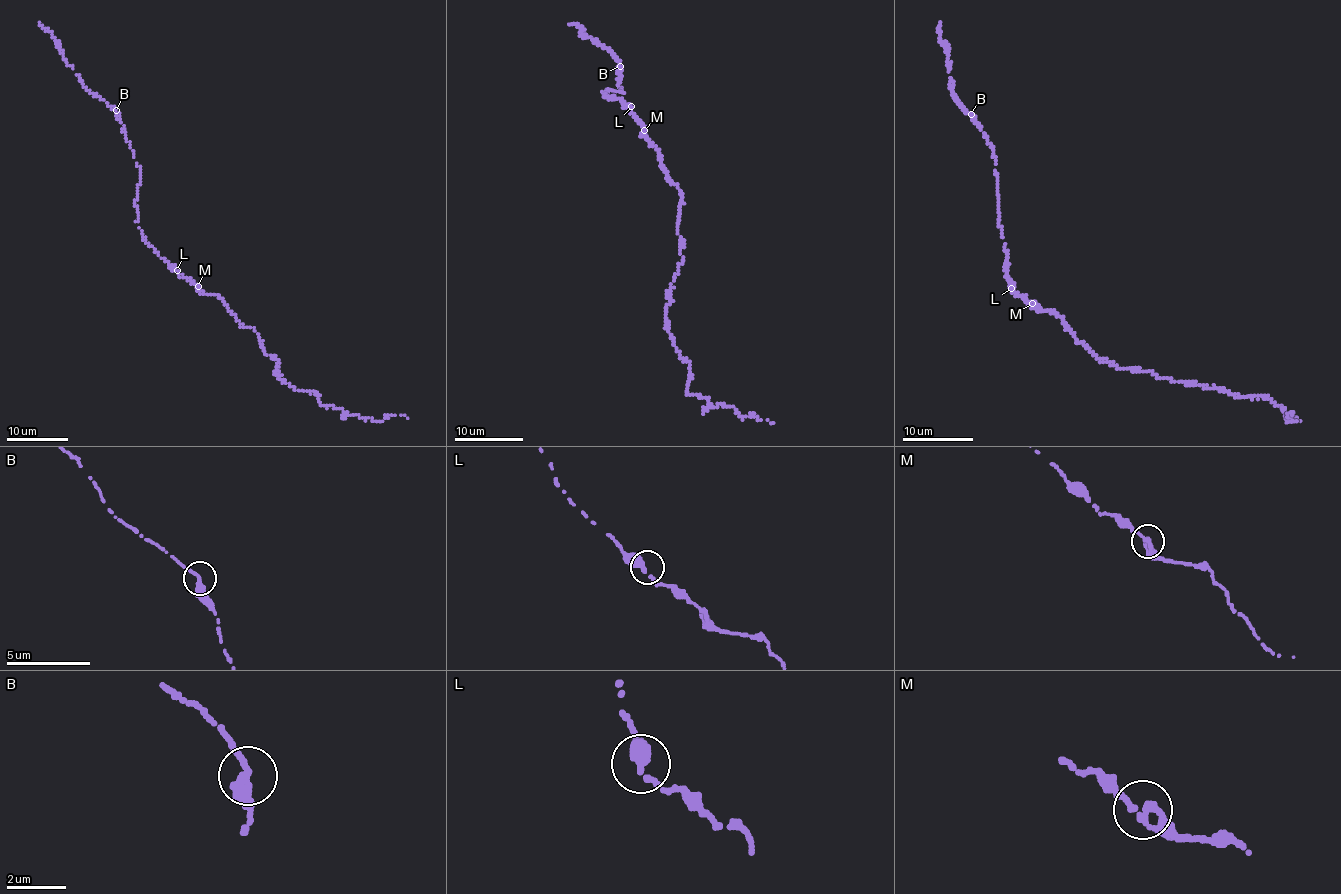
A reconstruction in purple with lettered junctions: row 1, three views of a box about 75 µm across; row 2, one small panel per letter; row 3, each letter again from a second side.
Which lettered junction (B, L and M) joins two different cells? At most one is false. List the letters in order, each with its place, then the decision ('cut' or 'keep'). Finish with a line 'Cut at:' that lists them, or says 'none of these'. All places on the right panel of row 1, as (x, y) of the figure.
B: place (971, 114); keep
L: place (1011, 288); keep
M: place (1032, 303); keep
Cut at: none of these

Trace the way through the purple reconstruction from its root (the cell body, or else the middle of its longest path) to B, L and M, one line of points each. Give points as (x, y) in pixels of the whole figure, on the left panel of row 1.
B: (221, 297), (204, 293), (180, 276), (145, 241), (138, 227), (135, 204), (141, 169), (129, 147), (116, 110)
L: (221, 297), (204, 293), (180, 276), (177, 270)
M: (221, 297), (204, 293), (198, 287)

